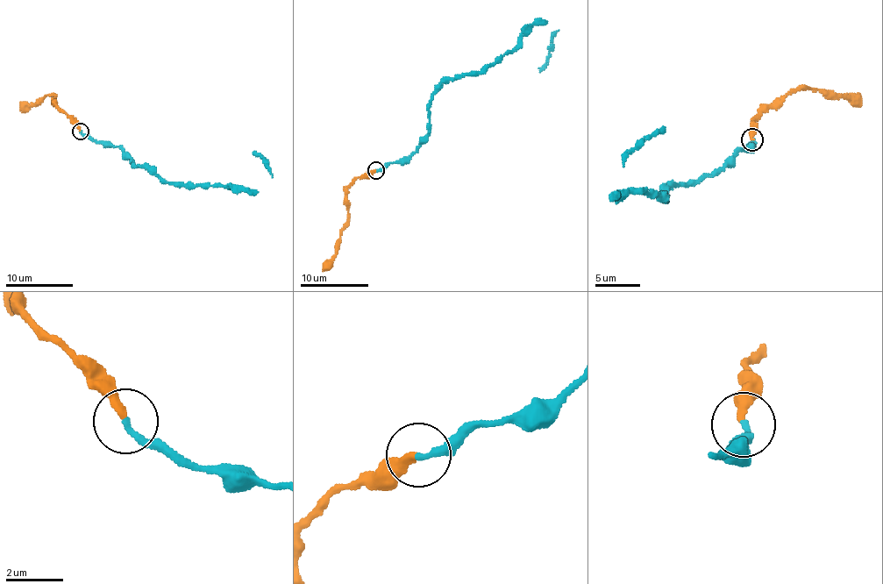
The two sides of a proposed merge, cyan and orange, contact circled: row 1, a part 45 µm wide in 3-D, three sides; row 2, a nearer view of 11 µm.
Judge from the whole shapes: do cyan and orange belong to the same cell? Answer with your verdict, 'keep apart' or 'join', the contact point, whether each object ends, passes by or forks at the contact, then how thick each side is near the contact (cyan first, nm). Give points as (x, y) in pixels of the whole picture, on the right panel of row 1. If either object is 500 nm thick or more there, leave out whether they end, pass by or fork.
keep apart; place (752, 139); cyan ends; orange ends; calibres 240 and 280 nm

